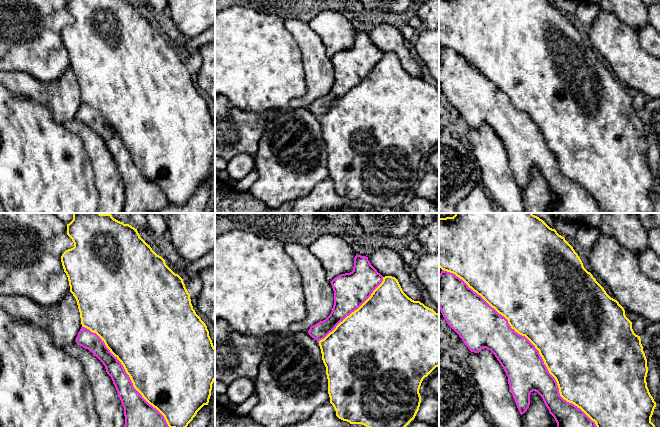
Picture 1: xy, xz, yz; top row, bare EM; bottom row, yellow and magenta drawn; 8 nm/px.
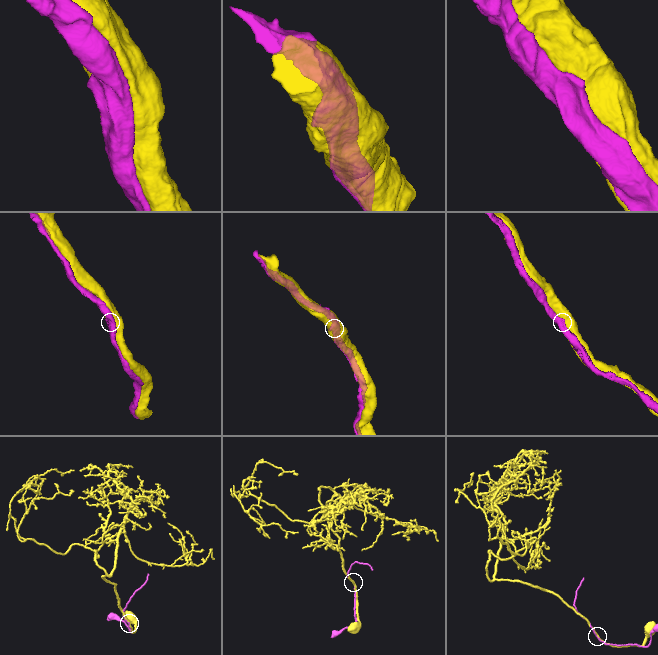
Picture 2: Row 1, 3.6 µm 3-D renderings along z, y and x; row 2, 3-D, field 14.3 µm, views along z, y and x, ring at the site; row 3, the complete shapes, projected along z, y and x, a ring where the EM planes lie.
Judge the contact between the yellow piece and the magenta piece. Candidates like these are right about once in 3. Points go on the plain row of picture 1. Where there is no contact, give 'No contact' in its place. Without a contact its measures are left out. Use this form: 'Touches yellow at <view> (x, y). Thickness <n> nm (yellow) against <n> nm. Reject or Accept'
Touches yellow at yz (535, 123). Thickness 500 nm (yellow) against 320 nm. Reject

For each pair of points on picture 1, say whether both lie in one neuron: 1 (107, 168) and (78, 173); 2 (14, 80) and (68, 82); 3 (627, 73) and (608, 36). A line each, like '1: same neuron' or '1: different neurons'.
1: different neurons
2: same neuron
3: same neuron

